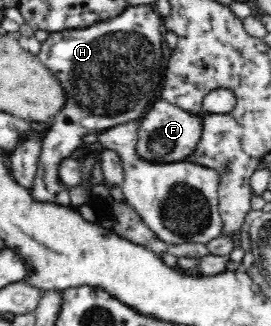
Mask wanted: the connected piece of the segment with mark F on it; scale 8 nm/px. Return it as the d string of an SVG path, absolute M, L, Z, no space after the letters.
M159 97L139 120L137 154L153 165L185 161L197 150L202 130L202 114L193 114Z

